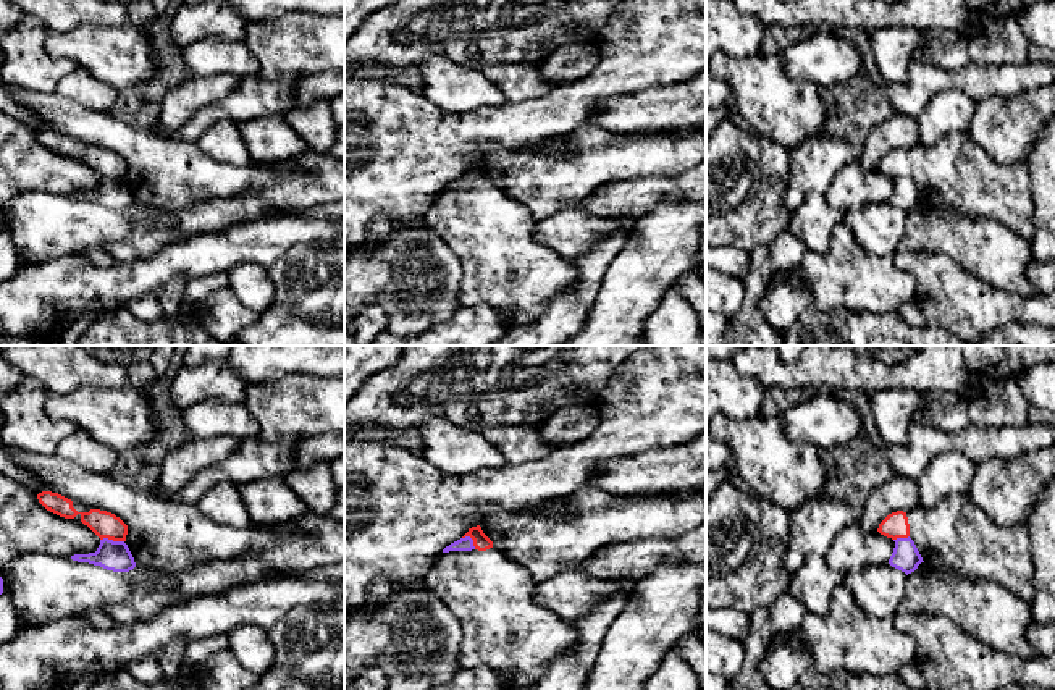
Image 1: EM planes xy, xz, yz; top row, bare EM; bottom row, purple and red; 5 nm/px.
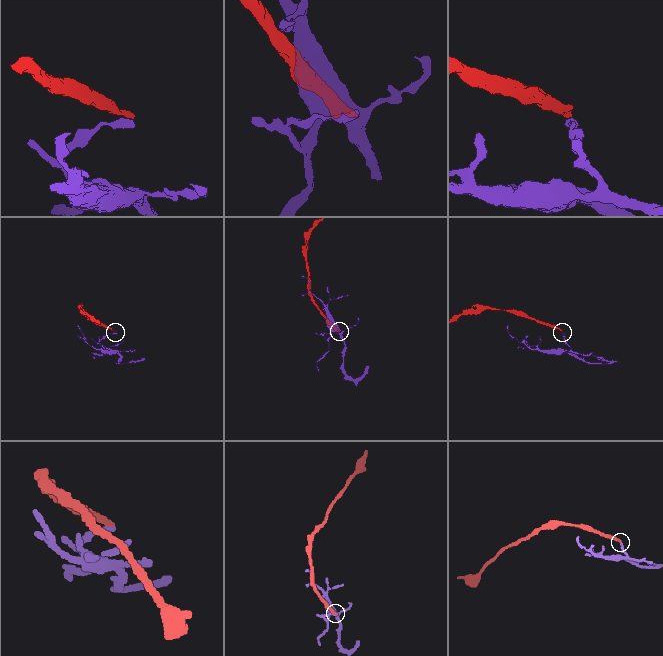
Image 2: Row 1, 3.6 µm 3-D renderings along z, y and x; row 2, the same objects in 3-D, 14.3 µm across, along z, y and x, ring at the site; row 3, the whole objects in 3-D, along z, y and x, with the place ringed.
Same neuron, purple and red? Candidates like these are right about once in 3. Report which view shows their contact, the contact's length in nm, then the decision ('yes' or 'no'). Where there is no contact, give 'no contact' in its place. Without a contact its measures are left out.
contact in xy; length 120 nm; no

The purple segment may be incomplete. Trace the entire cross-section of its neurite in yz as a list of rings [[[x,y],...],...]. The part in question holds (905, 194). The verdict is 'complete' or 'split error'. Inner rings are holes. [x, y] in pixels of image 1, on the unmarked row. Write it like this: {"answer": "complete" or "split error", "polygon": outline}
{"answer": "complete", "polygon": [[[908,175],[908,176],[897,176],[895,179],[895,186],[893,191],[889,197],[889,202],[902,210],[905,210],[906,213],[914,210],[918,207],[918,204],[923,199],[914,179]]]}

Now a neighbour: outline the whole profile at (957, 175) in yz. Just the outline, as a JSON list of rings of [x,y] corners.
[[[968,133],[947,134],[929,147],[892,150],[877,170],[892,178],[910,175],[923,199],[940,210],[997,220],[1028,242],[1036,234],[1026,166],[992,160]]]

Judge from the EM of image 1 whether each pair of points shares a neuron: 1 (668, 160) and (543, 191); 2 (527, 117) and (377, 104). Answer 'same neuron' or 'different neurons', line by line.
1: same neuron
2: same neuron

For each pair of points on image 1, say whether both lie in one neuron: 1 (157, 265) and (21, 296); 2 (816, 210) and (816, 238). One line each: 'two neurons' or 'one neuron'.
1: one neuron
2: one neuron

